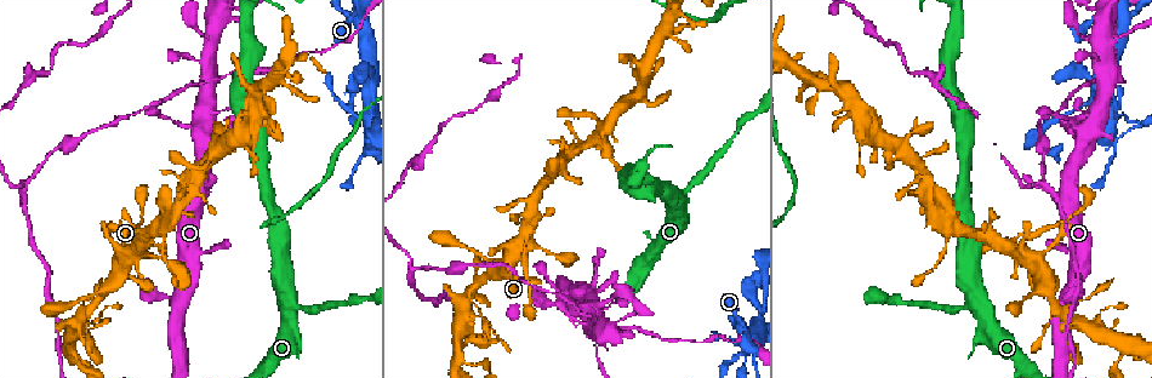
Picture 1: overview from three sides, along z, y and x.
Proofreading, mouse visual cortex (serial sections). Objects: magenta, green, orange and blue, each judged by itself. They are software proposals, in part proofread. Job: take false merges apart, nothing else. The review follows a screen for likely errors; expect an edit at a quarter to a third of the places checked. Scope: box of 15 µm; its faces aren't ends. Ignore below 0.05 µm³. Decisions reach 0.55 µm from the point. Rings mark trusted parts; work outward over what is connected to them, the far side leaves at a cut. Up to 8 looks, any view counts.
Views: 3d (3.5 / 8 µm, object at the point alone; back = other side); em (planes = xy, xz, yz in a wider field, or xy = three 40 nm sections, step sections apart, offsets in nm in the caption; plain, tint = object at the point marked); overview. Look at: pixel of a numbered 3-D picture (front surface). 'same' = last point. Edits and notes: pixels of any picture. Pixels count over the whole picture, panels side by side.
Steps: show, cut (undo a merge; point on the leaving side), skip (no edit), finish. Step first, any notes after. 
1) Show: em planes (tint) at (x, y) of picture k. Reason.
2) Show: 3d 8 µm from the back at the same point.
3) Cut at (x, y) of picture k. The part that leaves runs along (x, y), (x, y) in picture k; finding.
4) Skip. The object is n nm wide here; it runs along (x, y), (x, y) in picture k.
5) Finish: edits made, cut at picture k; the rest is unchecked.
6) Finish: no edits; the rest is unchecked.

Show: 3d 3.5 µm from the back at (1026, 242) of picture 1. Looks like a crossing.

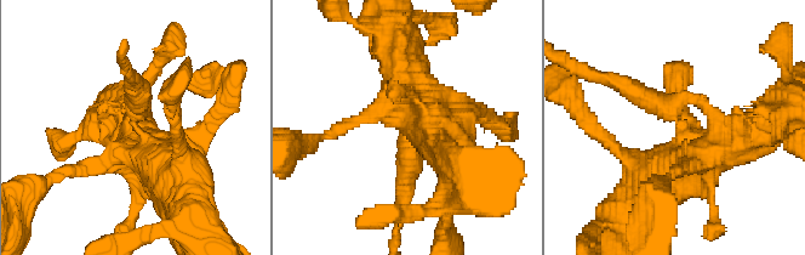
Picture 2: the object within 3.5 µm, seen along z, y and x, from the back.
Skip. It runs along (456, 153), (407, 85), (393, 26) in picture 2; continuous, no second cell.

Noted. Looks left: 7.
Show: 3d 3.5 µm at (92, 309) of picture 1. Small branch off a trunk.

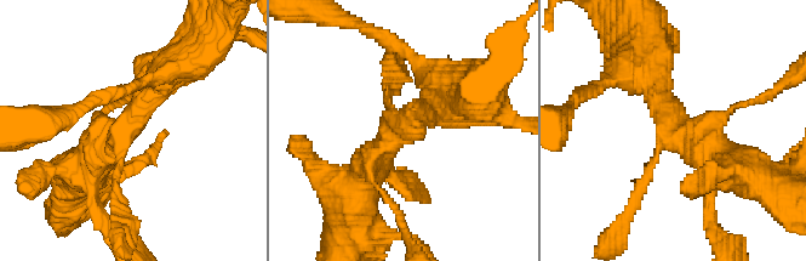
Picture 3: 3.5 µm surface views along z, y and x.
Show: em xy step 3 (tint) at (397, 132) of picture 3. 4 arms meet here; the arms are 150, 200, 350, 500 nm wide.

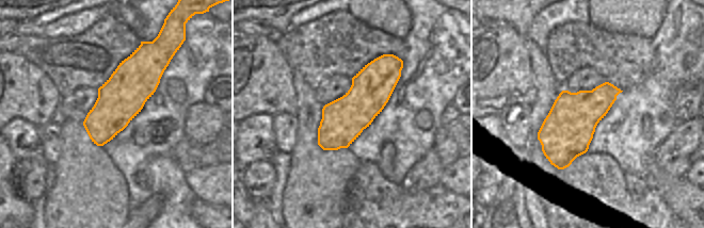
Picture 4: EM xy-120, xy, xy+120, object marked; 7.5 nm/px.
Show: em xy step 5 (tint) at the same point. Another direction.

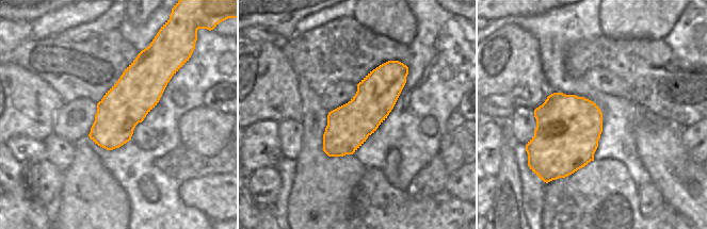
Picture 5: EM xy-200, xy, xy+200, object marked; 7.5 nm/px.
Skip. It runs along (645, 74), (675, 134), (732, 166) in picture 3; continuous, no second cell.

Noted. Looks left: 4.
Show: 3d 3.5 µm at (70, 350) of picture 1. Thin arm on a thick one.

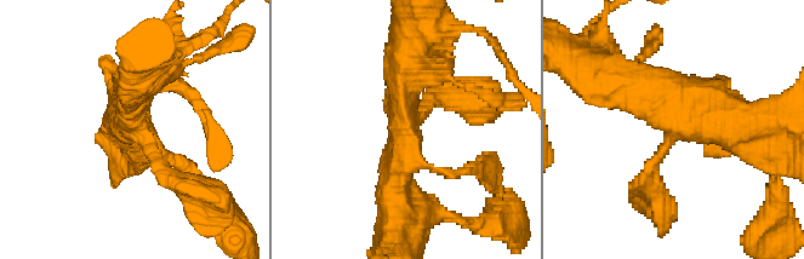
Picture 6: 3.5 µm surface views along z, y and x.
Show: em planes (tint) at (677, 122) of picture 6. Shape alone is not enough.

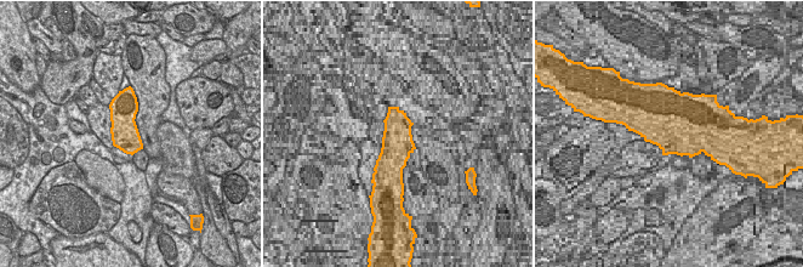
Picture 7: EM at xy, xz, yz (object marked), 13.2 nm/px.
Skip. The arms are 200, 200, 400, 450 nm wide; it runs along (608, 76), (677, 121), (751, 136) in picture 6; continuous, no second cell.

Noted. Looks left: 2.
Show: 3d 3.5 µm at (210, 80) of picture 1. A narrow waist.

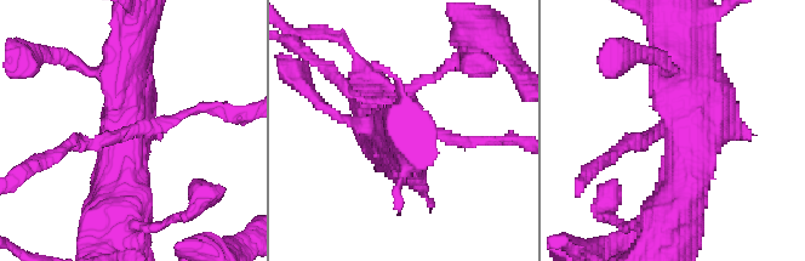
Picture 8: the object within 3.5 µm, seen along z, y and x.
Skip. It runs along (121, 215), (121, 122), (129, 55) in picture 8; continuous, no second cell.

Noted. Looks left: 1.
Finish: no edits; the rest is unchecked.

